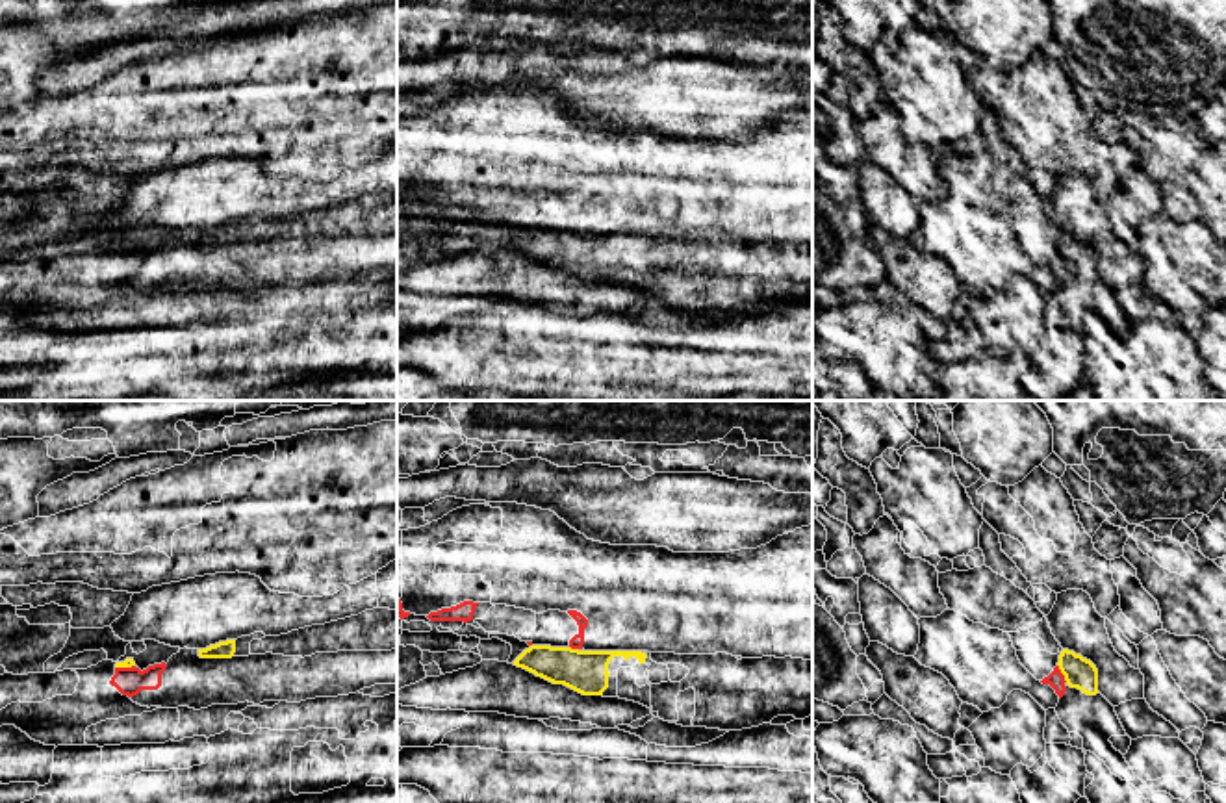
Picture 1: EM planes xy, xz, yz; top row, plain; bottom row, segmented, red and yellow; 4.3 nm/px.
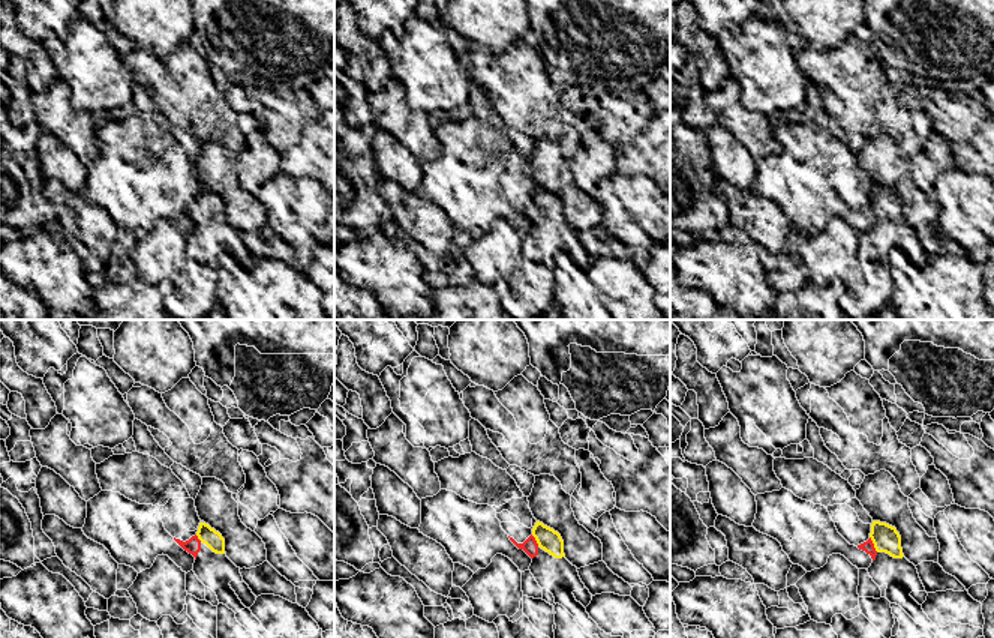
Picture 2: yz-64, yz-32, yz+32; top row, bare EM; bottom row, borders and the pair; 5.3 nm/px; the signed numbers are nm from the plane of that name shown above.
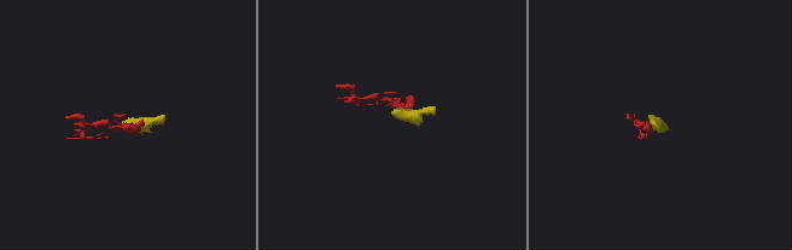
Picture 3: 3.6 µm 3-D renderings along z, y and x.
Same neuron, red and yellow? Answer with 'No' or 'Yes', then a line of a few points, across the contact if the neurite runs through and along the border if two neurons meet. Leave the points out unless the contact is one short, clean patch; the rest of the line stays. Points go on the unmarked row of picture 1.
No. Line: yz (1058, 249), (1067, 266)

